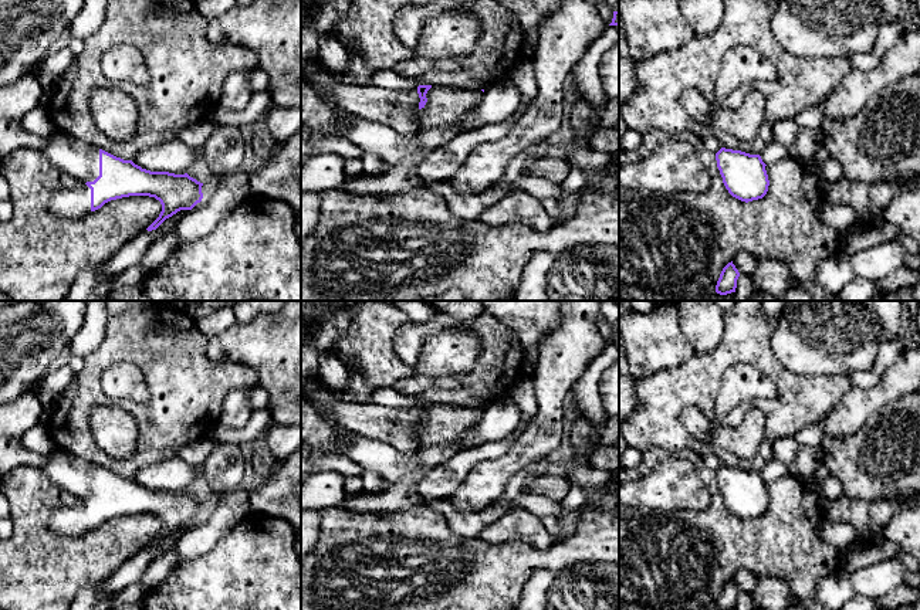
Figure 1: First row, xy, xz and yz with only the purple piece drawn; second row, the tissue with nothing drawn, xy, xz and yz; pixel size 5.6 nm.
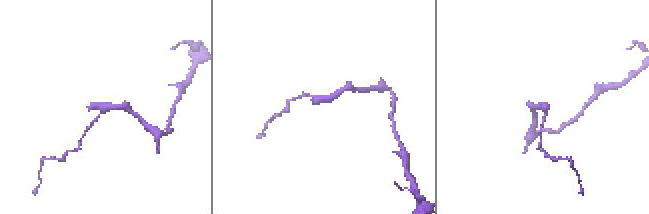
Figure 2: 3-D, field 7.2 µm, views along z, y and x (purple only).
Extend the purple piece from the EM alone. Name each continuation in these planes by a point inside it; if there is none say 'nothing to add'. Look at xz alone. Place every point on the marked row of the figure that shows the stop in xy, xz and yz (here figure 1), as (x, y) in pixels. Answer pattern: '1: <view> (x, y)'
1: xz (398, 109)

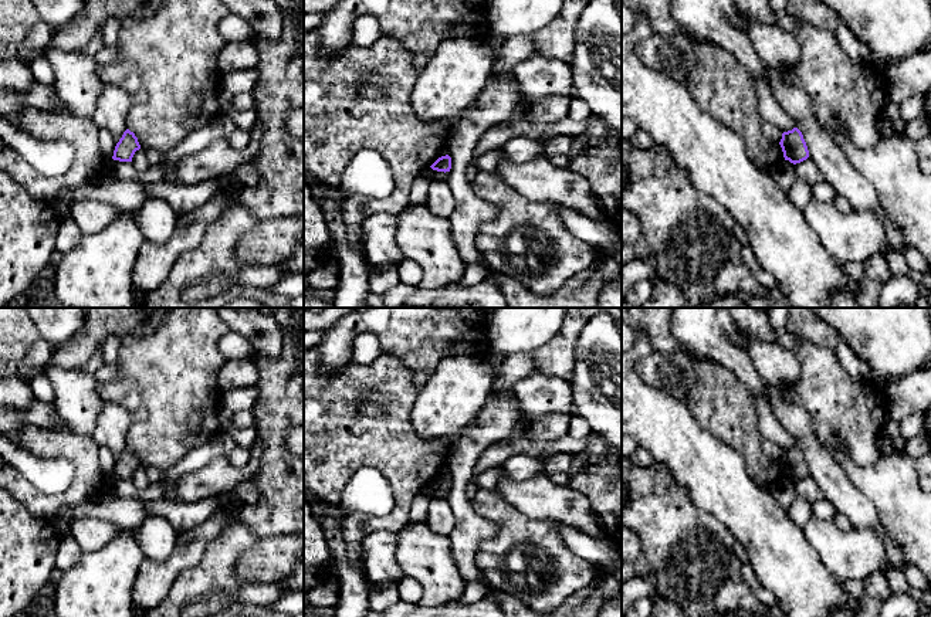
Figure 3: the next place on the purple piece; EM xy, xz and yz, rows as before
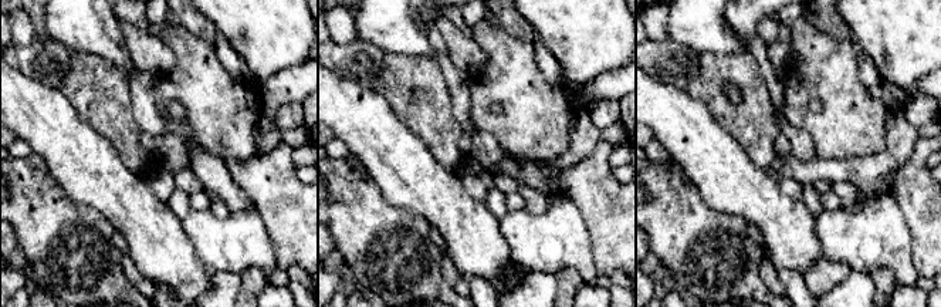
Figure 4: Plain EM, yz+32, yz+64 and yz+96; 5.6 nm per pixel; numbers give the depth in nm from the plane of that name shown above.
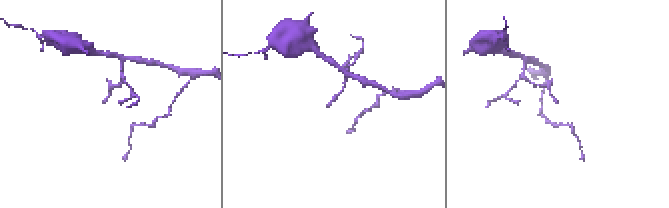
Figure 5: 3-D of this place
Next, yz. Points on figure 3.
nothing to add

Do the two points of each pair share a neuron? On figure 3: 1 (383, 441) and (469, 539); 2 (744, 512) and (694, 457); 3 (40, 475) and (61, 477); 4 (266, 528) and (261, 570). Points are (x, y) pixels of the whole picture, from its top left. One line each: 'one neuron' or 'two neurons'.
1: two neurons
2: one neuron
3: one neuron
4: two neurons

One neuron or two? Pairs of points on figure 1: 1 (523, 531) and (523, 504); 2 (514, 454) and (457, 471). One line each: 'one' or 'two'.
1: two
2: two

